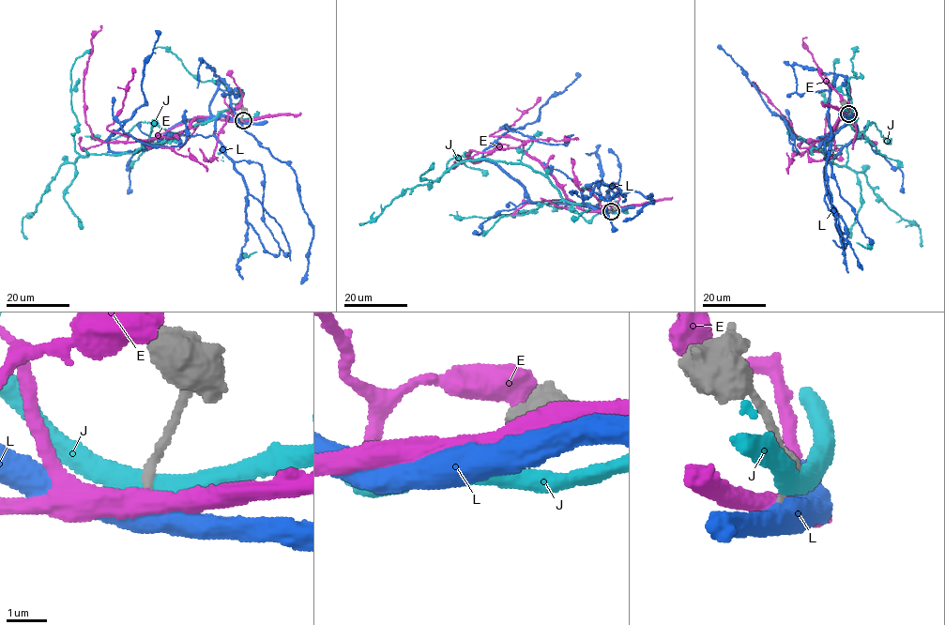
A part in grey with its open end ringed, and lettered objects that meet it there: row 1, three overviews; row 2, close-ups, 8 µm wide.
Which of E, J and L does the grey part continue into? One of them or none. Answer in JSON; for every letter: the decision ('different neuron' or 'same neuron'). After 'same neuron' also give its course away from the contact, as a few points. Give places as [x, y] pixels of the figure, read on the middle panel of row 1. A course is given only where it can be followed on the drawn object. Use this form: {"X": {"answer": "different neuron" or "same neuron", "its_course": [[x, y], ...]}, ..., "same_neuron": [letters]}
{"E": {"answer": "different neuron"}, "J": {"answer": "different neuron"}, "L": {"answer": "different neuron"}, "same_neuron": []}

